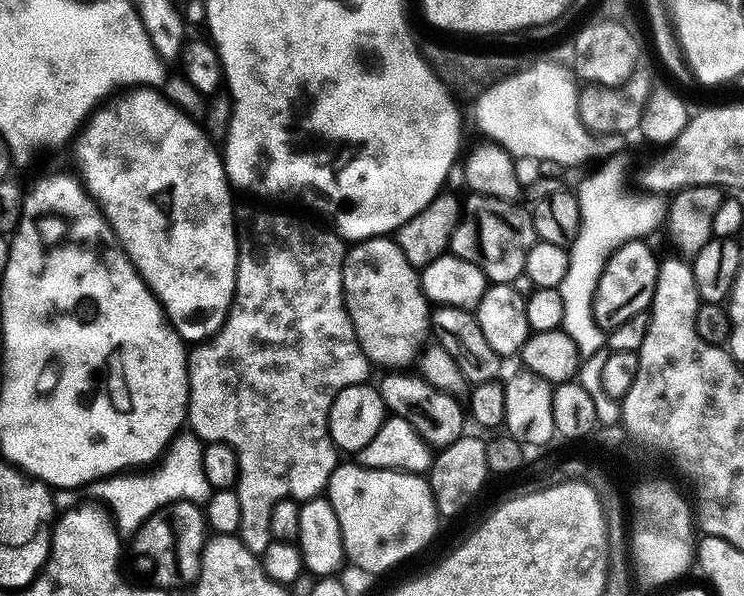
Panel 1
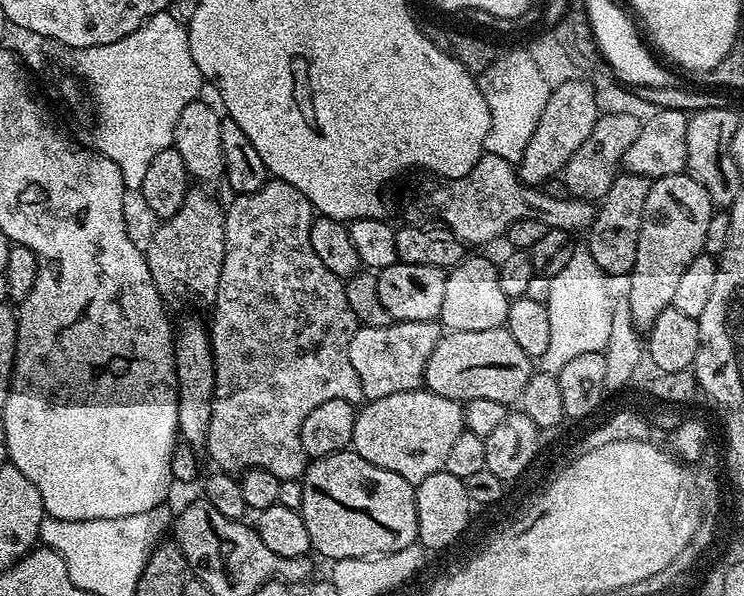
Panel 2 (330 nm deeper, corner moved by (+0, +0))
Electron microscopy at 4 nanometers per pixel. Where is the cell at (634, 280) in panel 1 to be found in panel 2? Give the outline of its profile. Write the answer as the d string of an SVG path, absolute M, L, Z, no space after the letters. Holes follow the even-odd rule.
M625 171L617 175L610 190L595 209L595 216L586 232L586 247L605 277L624 278L631 273L634 258L638 254L638 230L642 226L642 206L646 203L649 183L647 177Z

